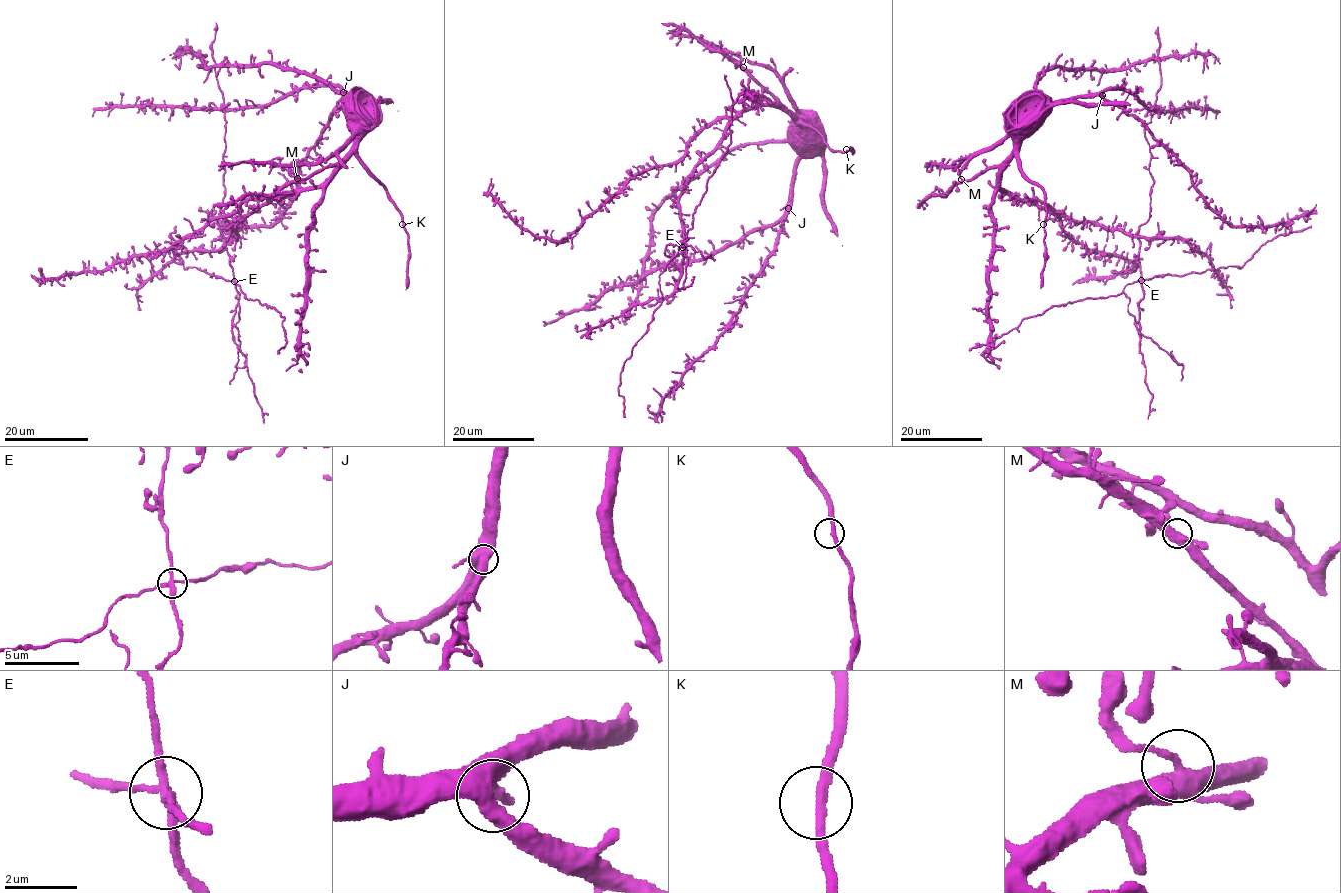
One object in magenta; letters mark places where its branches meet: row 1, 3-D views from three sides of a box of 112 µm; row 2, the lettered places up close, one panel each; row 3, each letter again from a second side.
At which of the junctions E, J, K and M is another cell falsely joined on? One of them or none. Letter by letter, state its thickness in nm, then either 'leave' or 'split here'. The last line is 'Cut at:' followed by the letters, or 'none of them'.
E: 240 nm | split here
J: 550 nm | leave
K: 280 nm | leave
M: 320 nm | leave
Cut at: E

